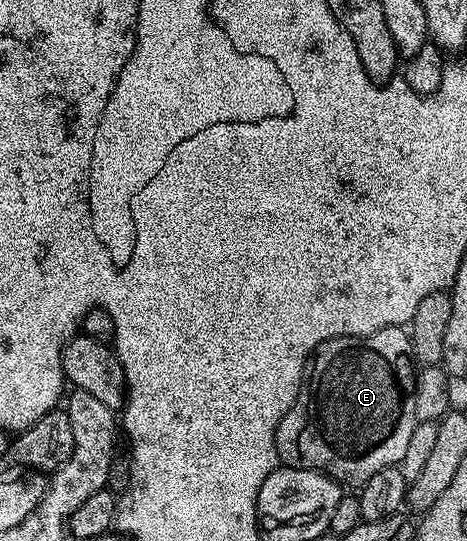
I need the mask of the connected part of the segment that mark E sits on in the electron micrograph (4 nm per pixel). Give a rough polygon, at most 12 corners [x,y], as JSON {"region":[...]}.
{"region":[[400,326],[312,351],[277,457],[355,486],[418,423]]}

